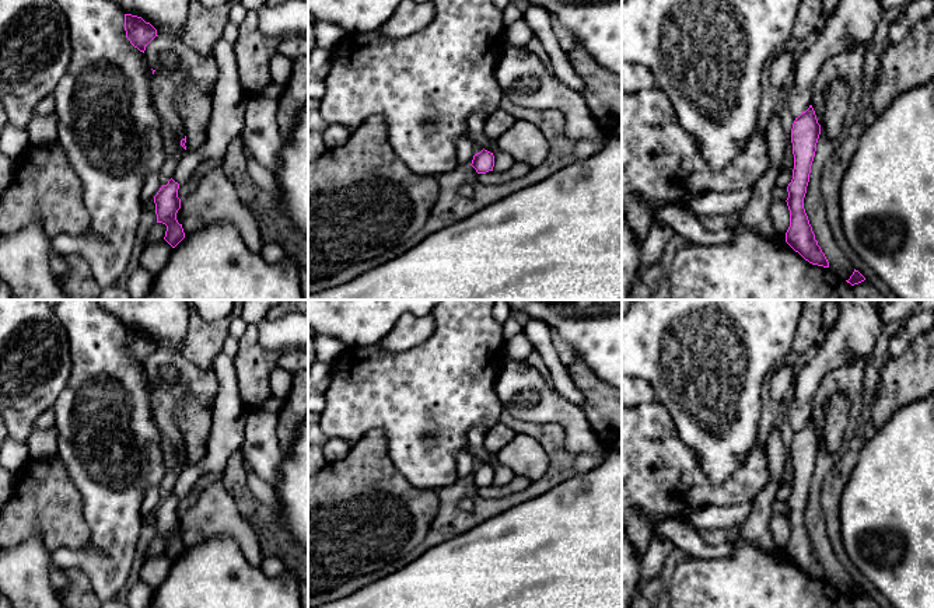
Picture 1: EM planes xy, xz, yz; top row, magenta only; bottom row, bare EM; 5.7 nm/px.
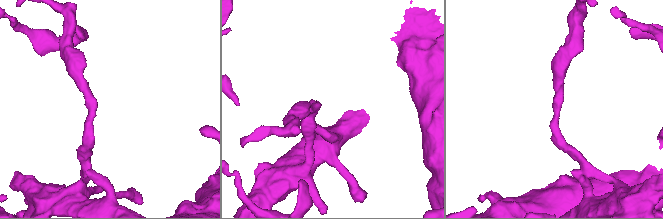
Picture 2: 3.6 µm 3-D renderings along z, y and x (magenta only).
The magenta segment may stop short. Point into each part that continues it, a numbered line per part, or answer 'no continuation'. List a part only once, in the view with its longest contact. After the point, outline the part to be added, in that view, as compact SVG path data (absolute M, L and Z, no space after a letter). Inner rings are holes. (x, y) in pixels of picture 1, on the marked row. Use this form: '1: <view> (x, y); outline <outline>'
no continuation

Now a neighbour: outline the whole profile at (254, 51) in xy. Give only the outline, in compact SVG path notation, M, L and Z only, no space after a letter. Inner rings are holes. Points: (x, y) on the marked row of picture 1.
M248 10L239 24L234 53L241 87L248 98L258 97L270 84L270 60L277 41L259 31L259 11Z

